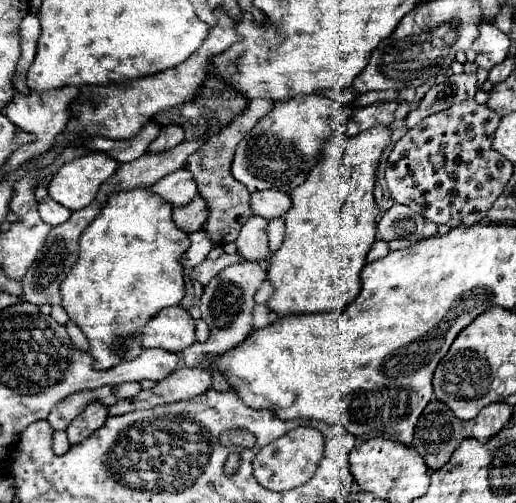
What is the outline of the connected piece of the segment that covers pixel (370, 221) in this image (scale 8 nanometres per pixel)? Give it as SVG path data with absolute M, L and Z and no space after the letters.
M378 126L354 138L330 138L324 144L322 162L302 186L292 190L290 198L294 204L284 216L284 242L270 254L268 282L274 288L266 304L270 312L278 316L342 312L358 296L360 270L376 242L374 176L390 134L388 126Z

